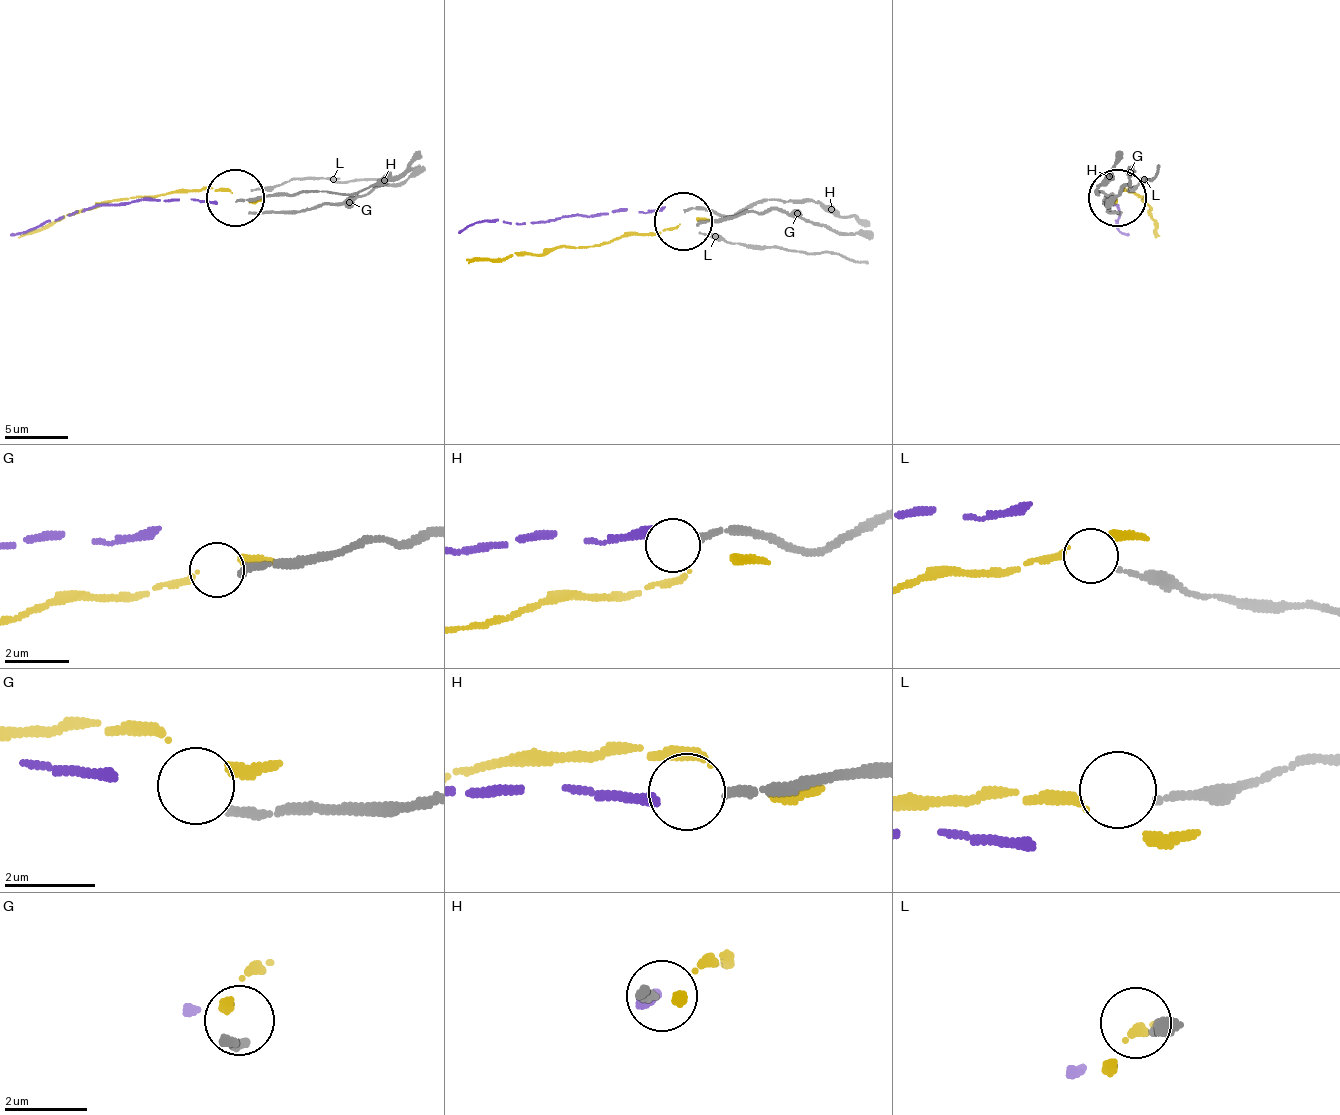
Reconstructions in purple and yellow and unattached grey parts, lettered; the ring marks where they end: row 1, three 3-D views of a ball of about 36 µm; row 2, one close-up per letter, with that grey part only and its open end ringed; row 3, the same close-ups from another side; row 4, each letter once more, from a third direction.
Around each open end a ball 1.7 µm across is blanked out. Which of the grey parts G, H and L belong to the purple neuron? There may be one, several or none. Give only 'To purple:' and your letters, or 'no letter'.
To purple: no letter

